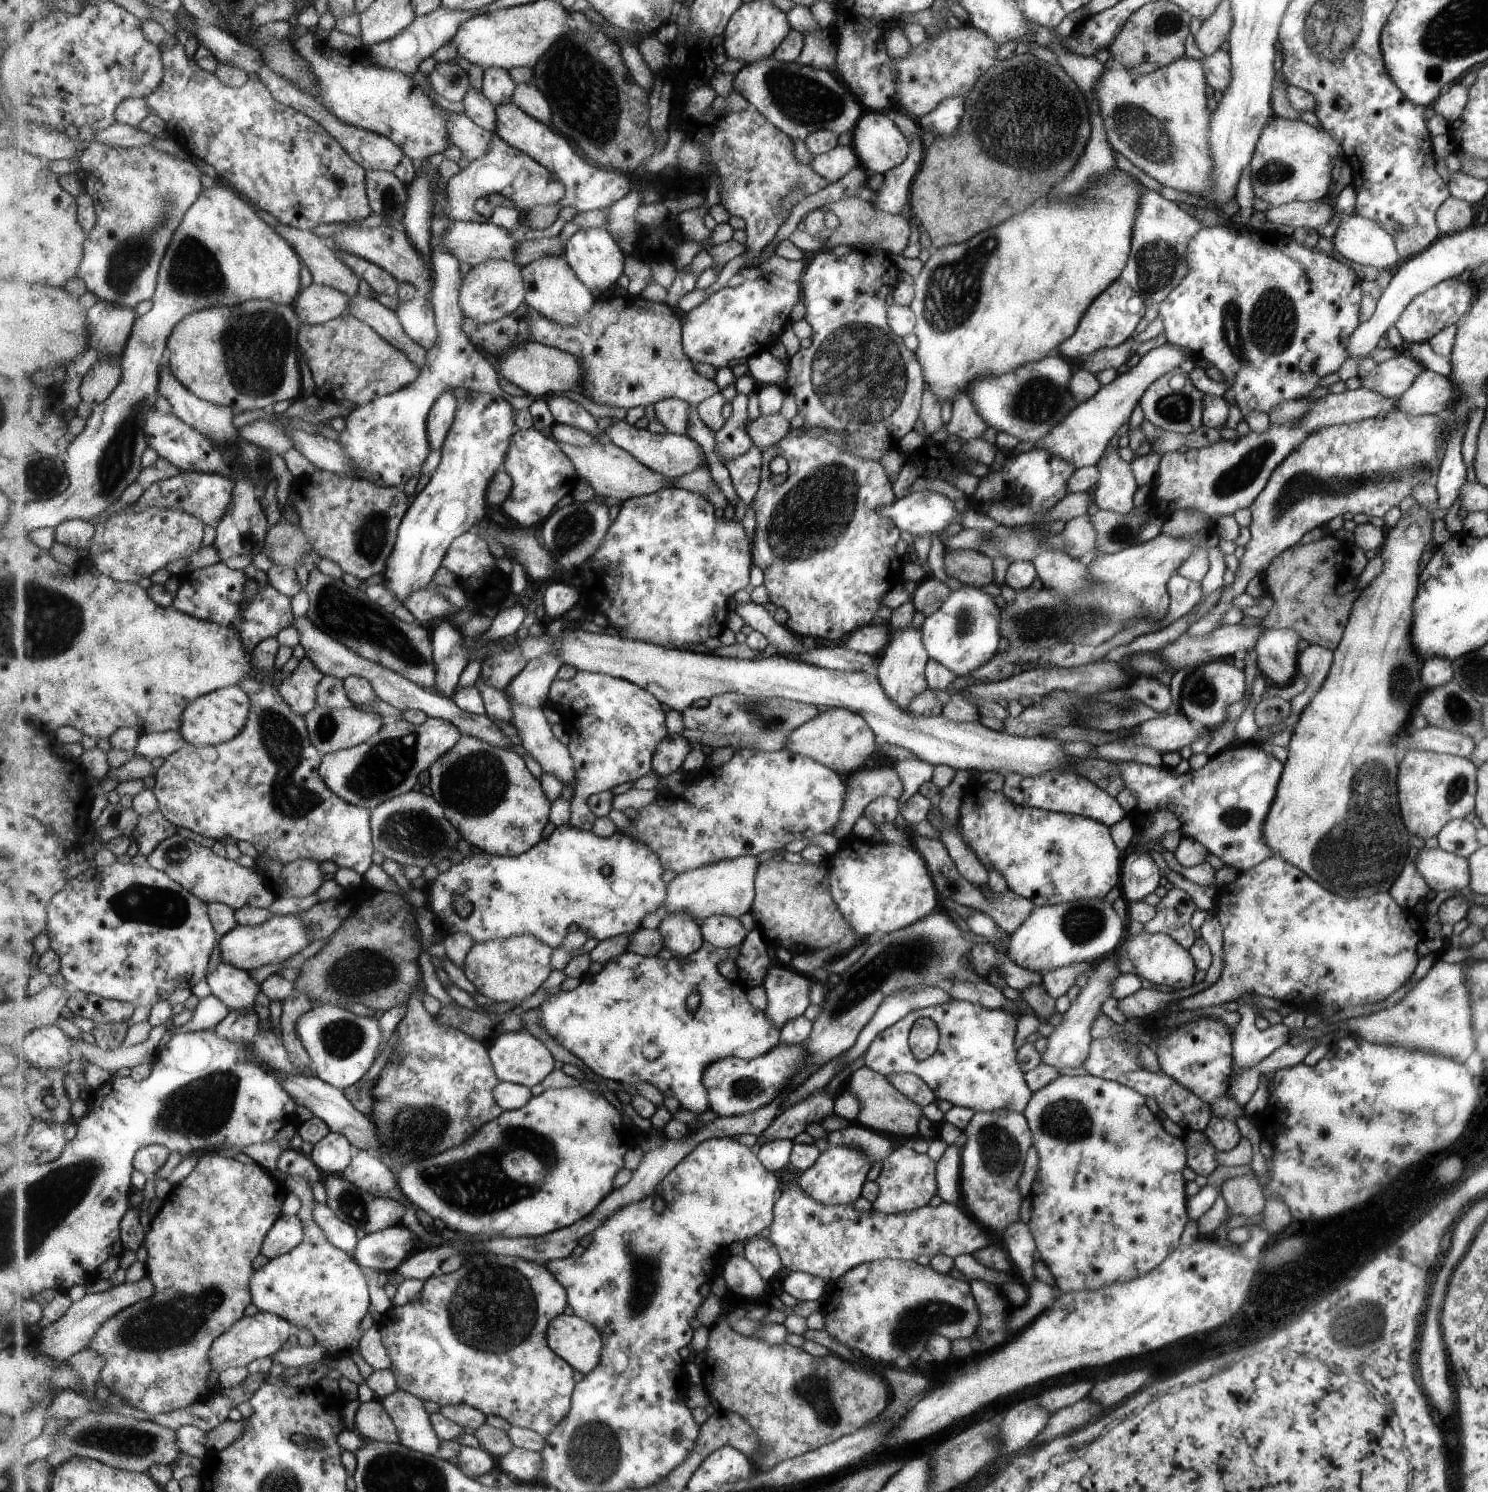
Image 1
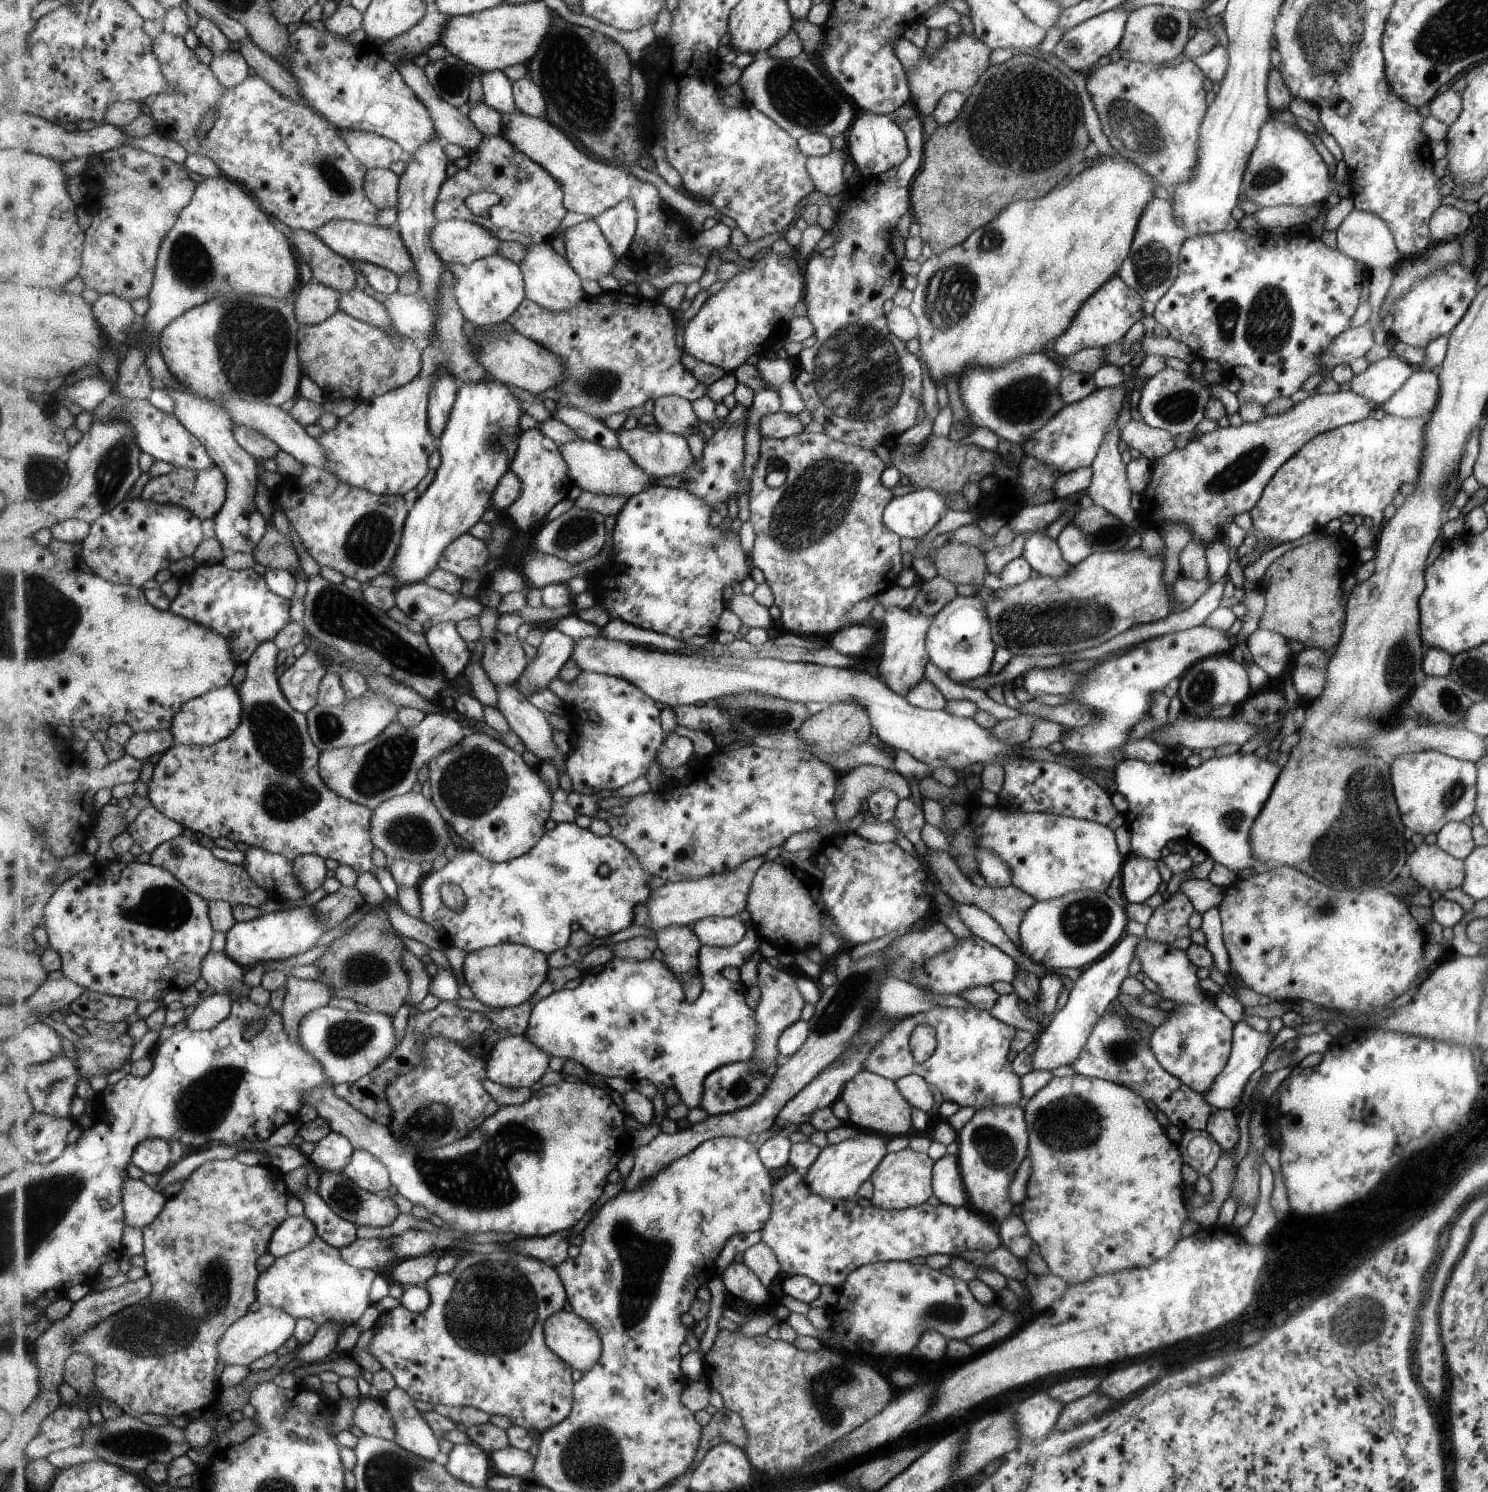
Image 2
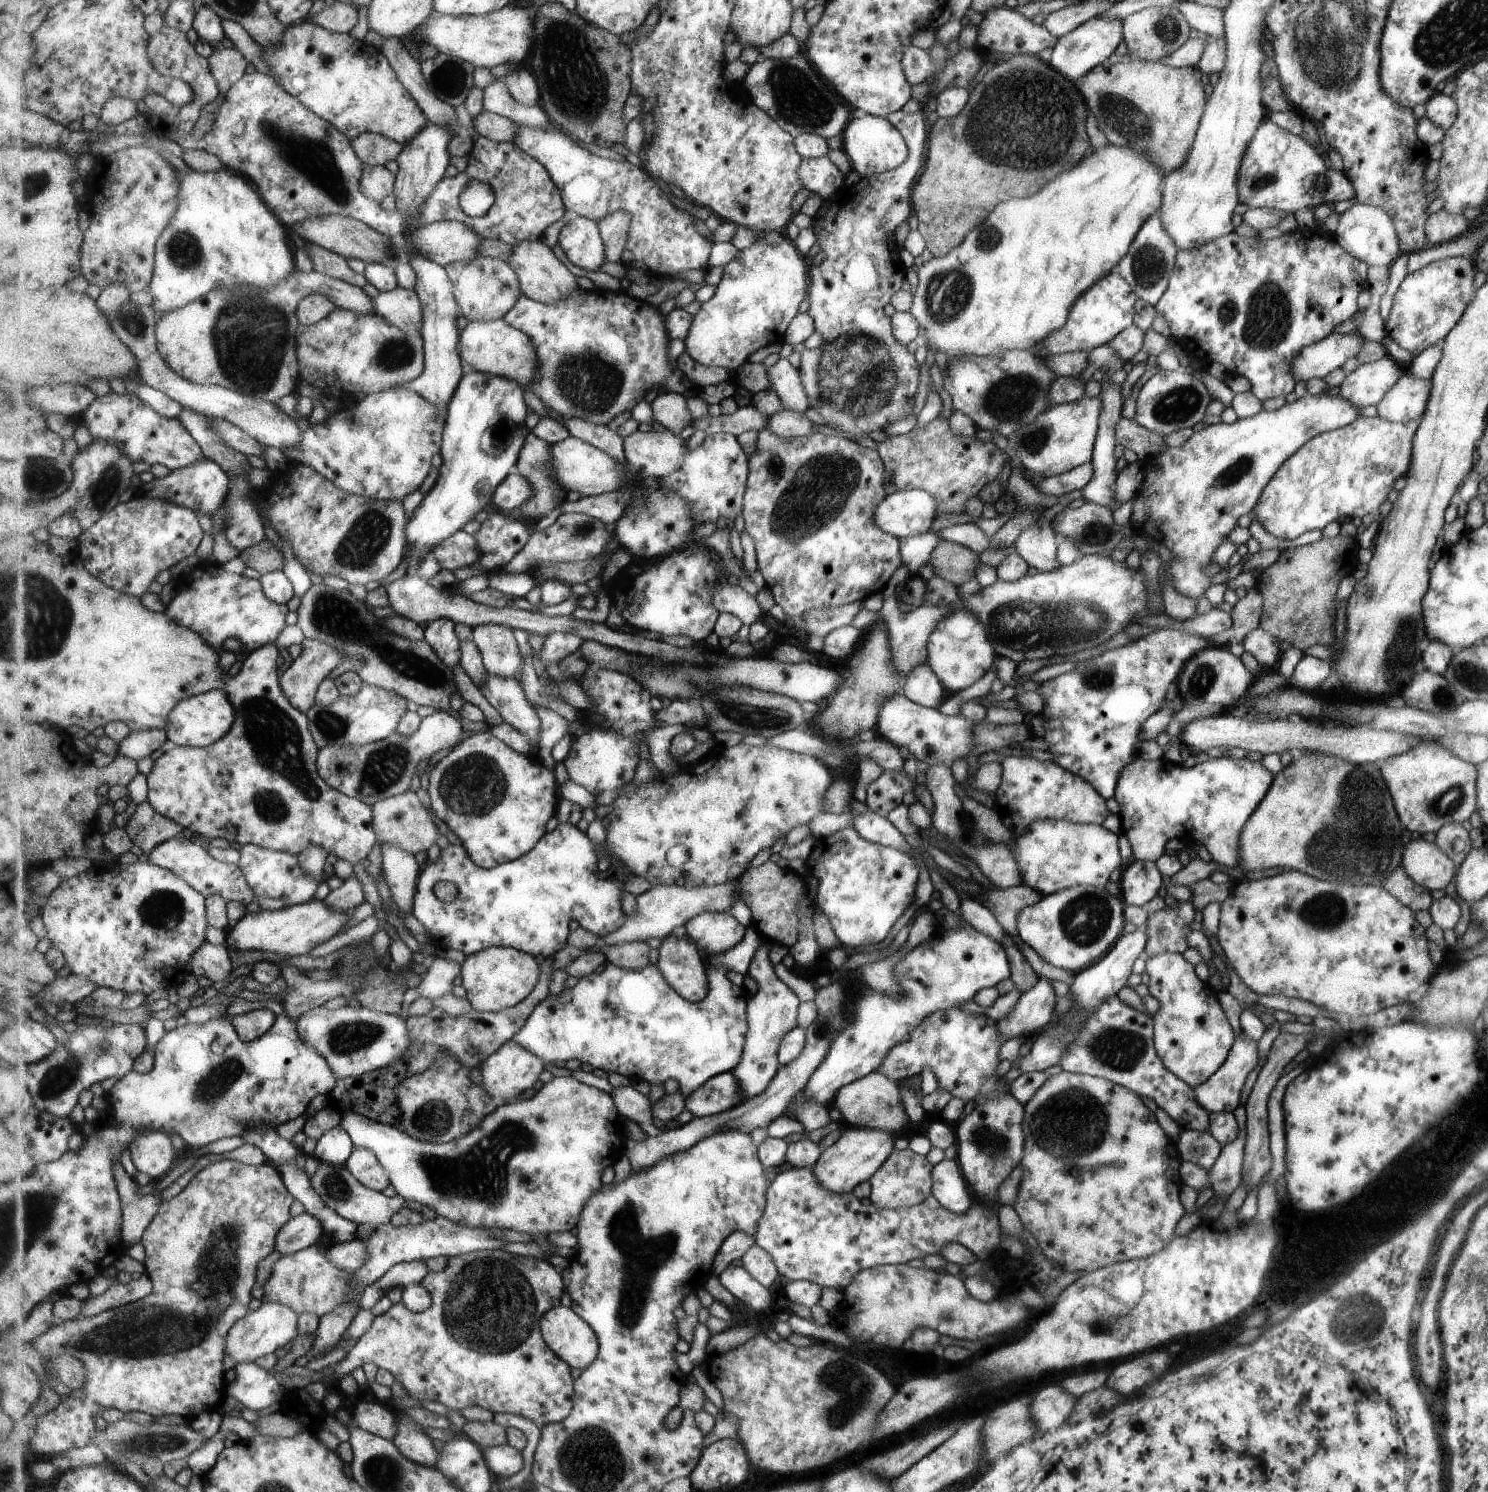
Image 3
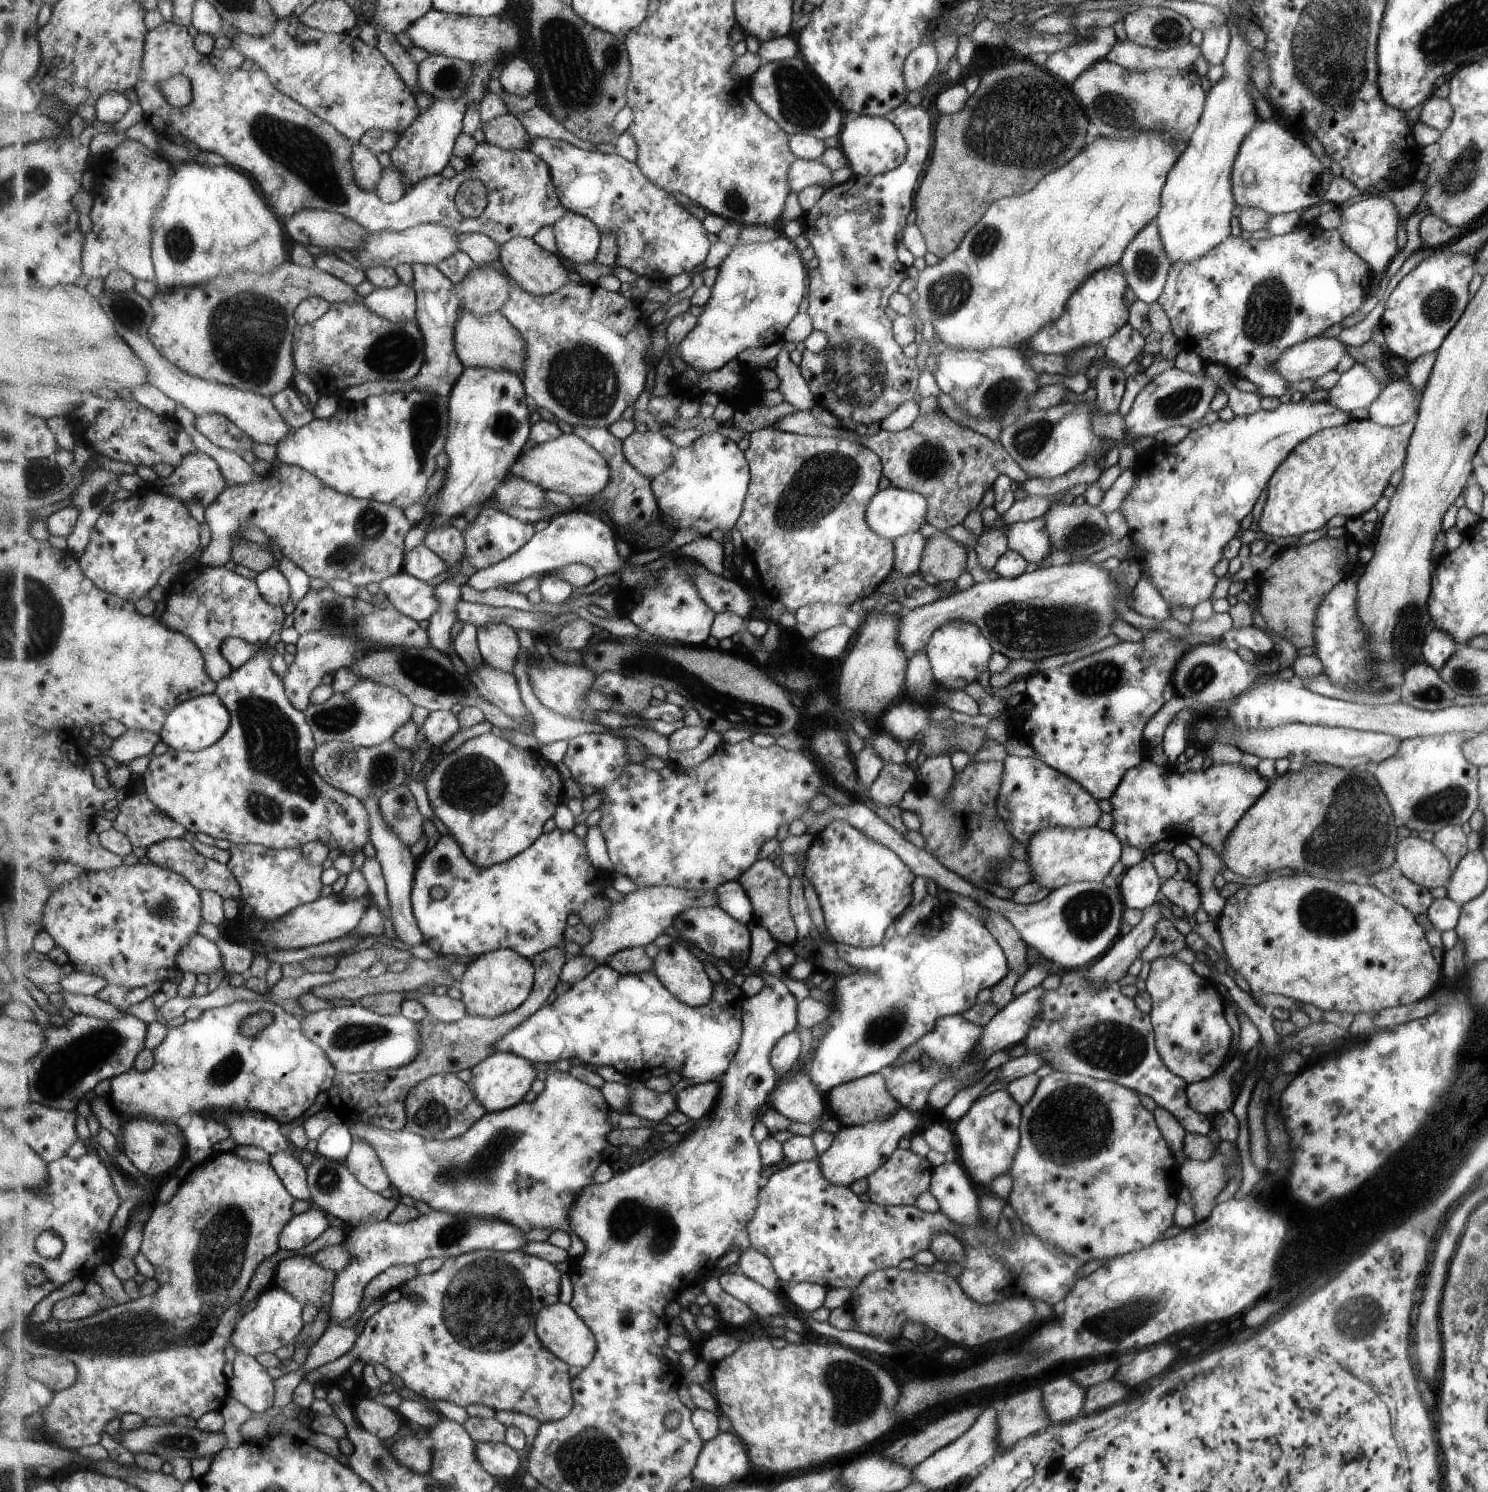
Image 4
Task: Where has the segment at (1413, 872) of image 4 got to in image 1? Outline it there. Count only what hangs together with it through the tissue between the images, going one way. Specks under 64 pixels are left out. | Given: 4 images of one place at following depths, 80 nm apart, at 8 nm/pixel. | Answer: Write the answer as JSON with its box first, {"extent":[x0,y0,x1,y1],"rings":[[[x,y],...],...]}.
{"extent":[1413,847,1470,893],"rings":[[[1439,847],[1419,849],[1413,866],[1435,892],[1459,893],[1470,882],[1469,861]]]}

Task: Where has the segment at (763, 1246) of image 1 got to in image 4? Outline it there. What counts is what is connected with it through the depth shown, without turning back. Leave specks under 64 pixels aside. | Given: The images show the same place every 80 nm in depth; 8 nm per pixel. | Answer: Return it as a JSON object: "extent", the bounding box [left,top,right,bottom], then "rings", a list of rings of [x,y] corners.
{"extent":[737,1246,781,1291],"rings":[[[753,1246],[741,1252],[737,1263],[744,1275],[756,1280],[769,1290],[774,1291],[777,1282],[781,1279],[775,1270],[770,1256],[767,1256]]]}

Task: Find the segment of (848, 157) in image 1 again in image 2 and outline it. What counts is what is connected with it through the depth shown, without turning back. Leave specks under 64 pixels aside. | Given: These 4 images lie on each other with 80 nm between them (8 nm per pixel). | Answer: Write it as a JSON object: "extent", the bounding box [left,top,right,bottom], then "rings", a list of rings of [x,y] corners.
{"extent":[807,149,848,196],"rings":[[[832,149],[823,156],[807,158],[807,172],[815,182],[815,190],[825,196],[835,196],[848,190],[842,176],[845,164],[843,151],[845,149],[841,151]]]}

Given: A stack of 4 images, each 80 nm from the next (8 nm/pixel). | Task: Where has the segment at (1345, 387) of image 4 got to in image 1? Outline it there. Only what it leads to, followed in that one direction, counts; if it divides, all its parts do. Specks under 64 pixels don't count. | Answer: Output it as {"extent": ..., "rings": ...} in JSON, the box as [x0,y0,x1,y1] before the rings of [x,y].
{"extent":[1360,352,1423,397],"rings":[[[1407,352],[1397,354],[1373,369],[1369,376],[1360,379],[1360,386],[1386,397],[1398,397],[1405,392],[1423,366]]]}

